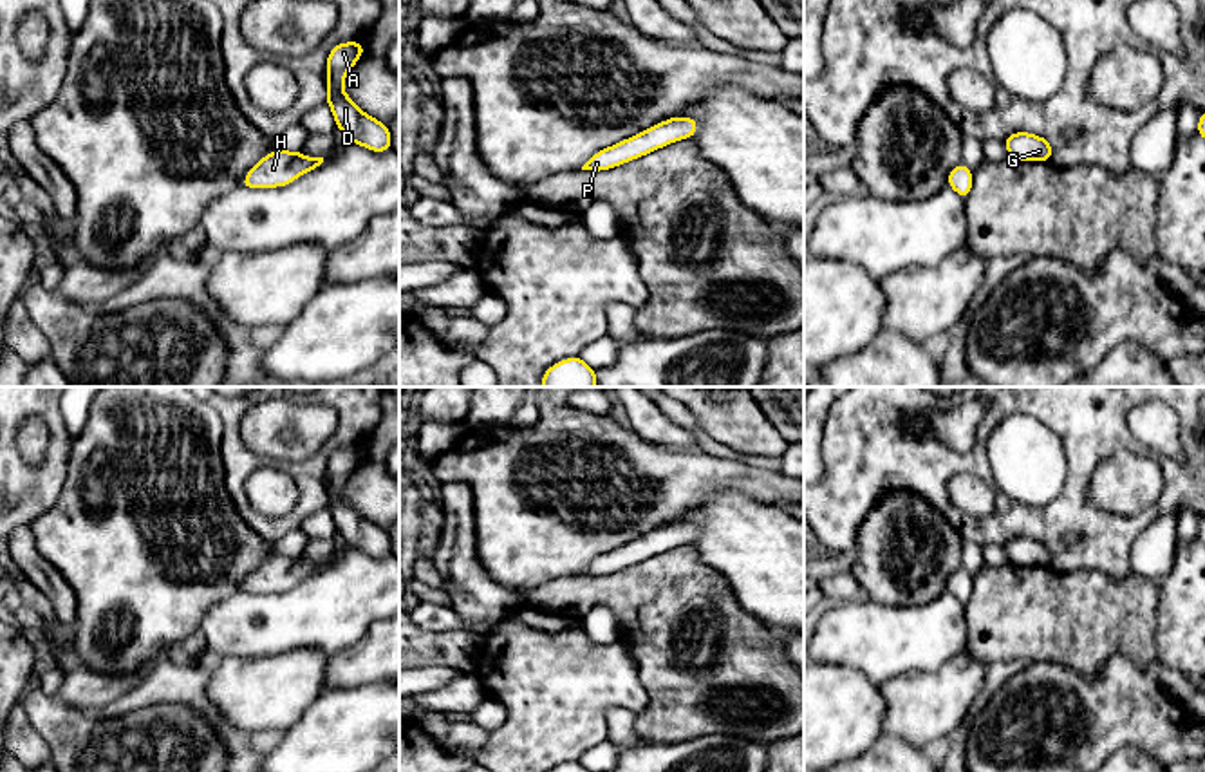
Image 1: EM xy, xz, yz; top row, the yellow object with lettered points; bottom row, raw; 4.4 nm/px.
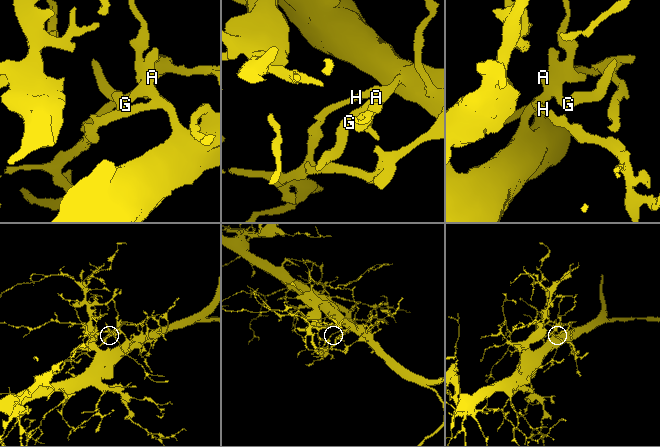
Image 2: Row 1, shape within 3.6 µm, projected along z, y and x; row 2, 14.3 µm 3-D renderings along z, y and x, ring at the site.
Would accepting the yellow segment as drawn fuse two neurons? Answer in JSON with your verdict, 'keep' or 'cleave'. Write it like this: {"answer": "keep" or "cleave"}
{"answer": "keep"}

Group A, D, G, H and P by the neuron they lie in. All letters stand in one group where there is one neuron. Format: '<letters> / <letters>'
A D G H P

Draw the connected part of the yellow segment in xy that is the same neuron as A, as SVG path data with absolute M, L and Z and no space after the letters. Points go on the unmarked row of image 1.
M360 447L338 448L327 461L327 510L343 541L372 557L387 557L390 535L385 528L360 515L343 495L347 477L361 463L365 452Z

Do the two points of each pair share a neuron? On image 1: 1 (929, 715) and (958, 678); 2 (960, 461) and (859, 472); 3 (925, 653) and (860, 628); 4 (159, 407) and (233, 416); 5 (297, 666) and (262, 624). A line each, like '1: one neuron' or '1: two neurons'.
1: one neuron
2: one neuron
3: one neuron
4: two neurons
5: two neurons

